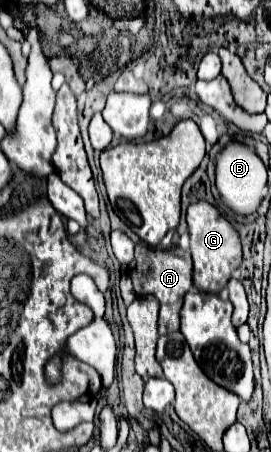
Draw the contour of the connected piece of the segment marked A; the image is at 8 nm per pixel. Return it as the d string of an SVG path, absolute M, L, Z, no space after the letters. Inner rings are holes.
M136 245L134 253L134 267L138 279L133 282L133 288L137 295L152 294L160 301L158 332L159 335L174 333L180 329L180 309L182 309L182 297L192 289L192 259L190 255L178 257L168 251L160 251L148 245Z

